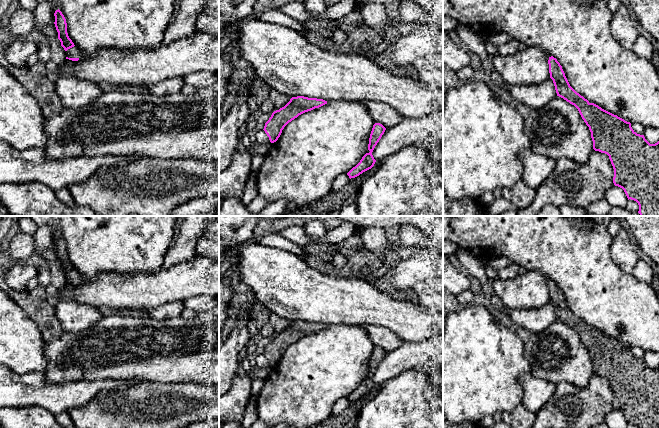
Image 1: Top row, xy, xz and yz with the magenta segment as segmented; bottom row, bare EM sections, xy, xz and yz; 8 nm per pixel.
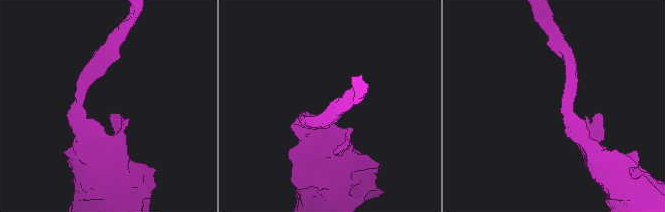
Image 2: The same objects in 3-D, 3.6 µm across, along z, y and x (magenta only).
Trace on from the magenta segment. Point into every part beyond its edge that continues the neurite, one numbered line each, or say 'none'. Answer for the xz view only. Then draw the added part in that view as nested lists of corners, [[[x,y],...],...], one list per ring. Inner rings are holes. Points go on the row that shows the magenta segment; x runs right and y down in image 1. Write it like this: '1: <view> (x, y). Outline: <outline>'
none

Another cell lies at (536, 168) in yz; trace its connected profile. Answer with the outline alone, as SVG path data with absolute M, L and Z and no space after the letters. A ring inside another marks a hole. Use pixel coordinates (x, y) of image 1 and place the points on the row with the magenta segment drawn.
M530 148L520 150L518 160L522 164L521 180L535 190L553 172L556 166L554 159L537 155Z

